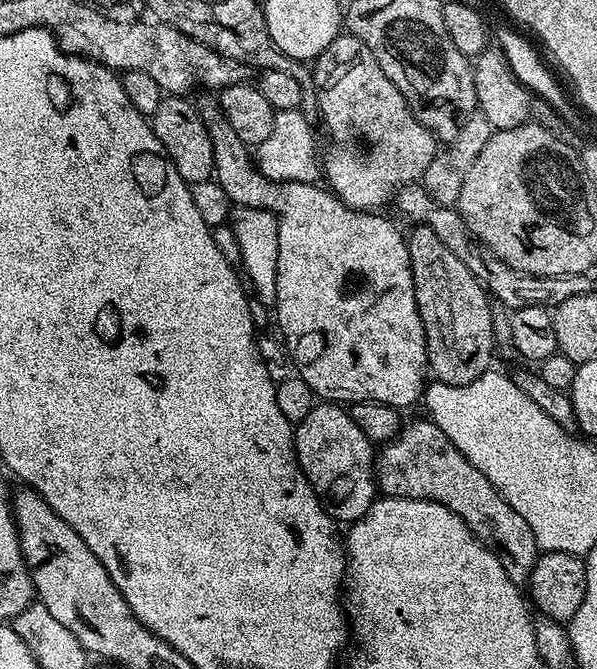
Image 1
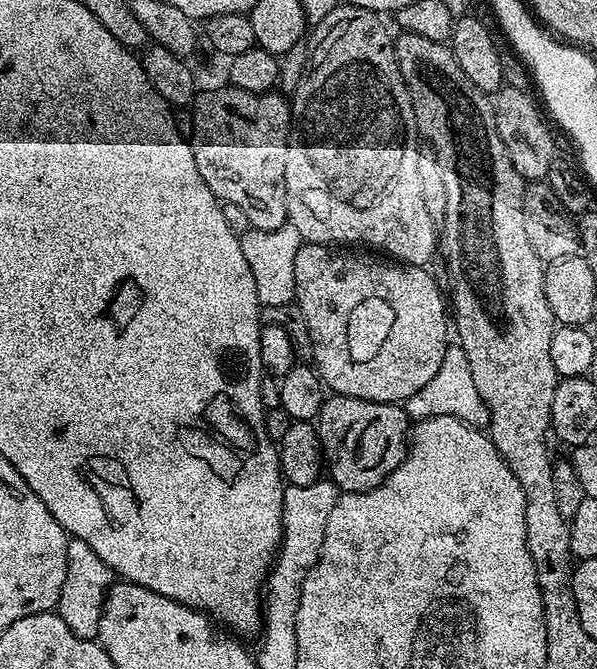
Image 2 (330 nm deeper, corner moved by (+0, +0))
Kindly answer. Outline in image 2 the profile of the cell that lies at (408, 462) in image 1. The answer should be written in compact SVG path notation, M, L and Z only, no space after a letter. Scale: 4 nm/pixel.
M332 394L325 399L324 405L320 407L320 412L316 415L314 423L316 426L316 433L320 439L320 448L324 451L327 479L335 482L336 487L339 488L341 492L368 492L374 486L378 486L392 471L395 470L396 467L398 467L398 465L403 462L404 456L410 447L410 417L400 404L383 404L382 402L363 400L362 398L354 398L353 396L337 396Z

